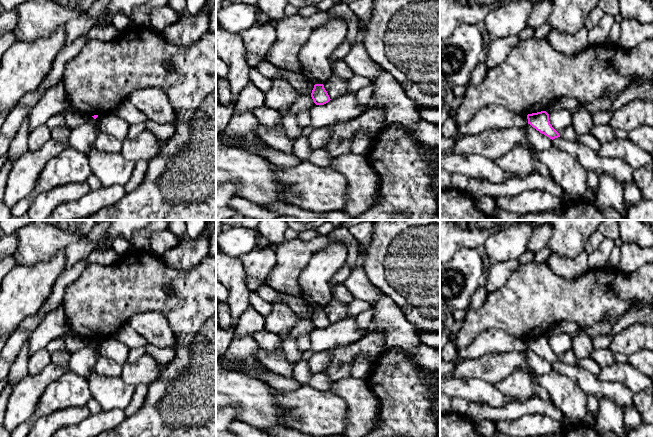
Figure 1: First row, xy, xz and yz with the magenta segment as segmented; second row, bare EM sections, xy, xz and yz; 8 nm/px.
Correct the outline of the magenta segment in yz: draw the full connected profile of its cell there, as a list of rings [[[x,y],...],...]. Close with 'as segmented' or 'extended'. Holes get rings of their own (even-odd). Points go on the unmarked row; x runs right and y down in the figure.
[[[546,335],[528,338],[527,343],[528,348],[550,363],[560,361],[559,357],[550,348],[549,338]]] | as segmented

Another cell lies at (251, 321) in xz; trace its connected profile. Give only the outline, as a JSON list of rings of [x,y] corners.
[[[249,306],[237,320],[234,337],[252,336],[263,329],[265,329],[265,317]]]

